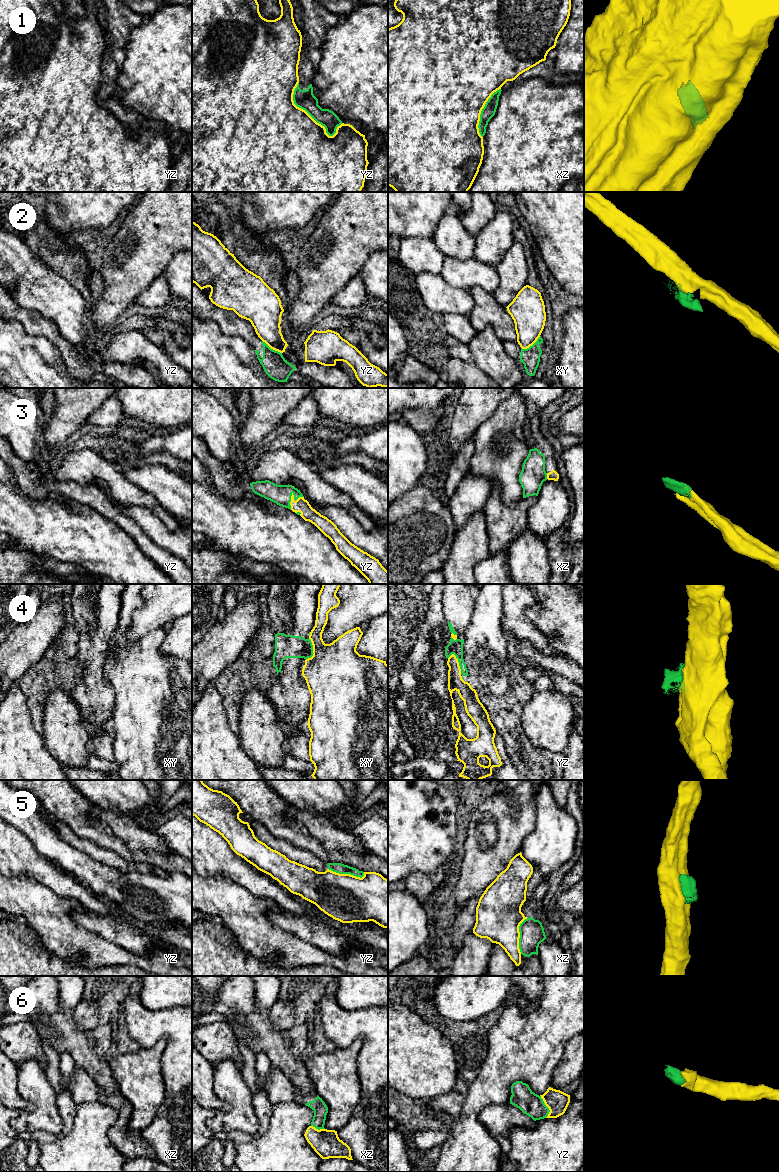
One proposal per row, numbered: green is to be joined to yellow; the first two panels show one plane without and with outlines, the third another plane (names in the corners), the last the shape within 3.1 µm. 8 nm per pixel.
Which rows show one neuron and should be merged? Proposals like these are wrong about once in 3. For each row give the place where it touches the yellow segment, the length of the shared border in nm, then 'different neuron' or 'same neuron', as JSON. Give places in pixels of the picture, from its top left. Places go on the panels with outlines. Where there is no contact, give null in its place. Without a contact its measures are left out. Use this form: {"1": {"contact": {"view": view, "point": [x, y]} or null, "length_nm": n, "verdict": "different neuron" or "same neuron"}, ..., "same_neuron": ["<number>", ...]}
{"1": {"contact": {"view": "yz", "point": [304, 110]}, "length_nm": 500, "verdict": "different neuron"}, "2": {"contact": {"view": "yz", "point": [272, 348]}, "length_nm": 190, "verdict": "different neuron"}, "3": {"contact": {"view": "yz", "point": [291, 496]}, "length_nm": 160, "verdict": "same neuron"}, "4": {"contact": {"view": "yz", "point": [458, 663]}, "length_nm": 180, "verdict": "different neuron"}, "5": {"contact": {"view": "yz", "point": [346, 874]}, "length_nm": 300, "verdict": "different neuron"}, "6": {"contact": {"view": "yz", "point": [546, 1105]}, "length_nm": 190, "verdict": "same neuron"}, "same_neuron": ["3", "6"]}

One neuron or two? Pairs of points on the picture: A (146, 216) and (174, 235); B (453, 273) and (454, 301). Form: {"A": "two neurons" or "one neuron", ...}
{"A": "one neuron", "B": "two neurons"}

